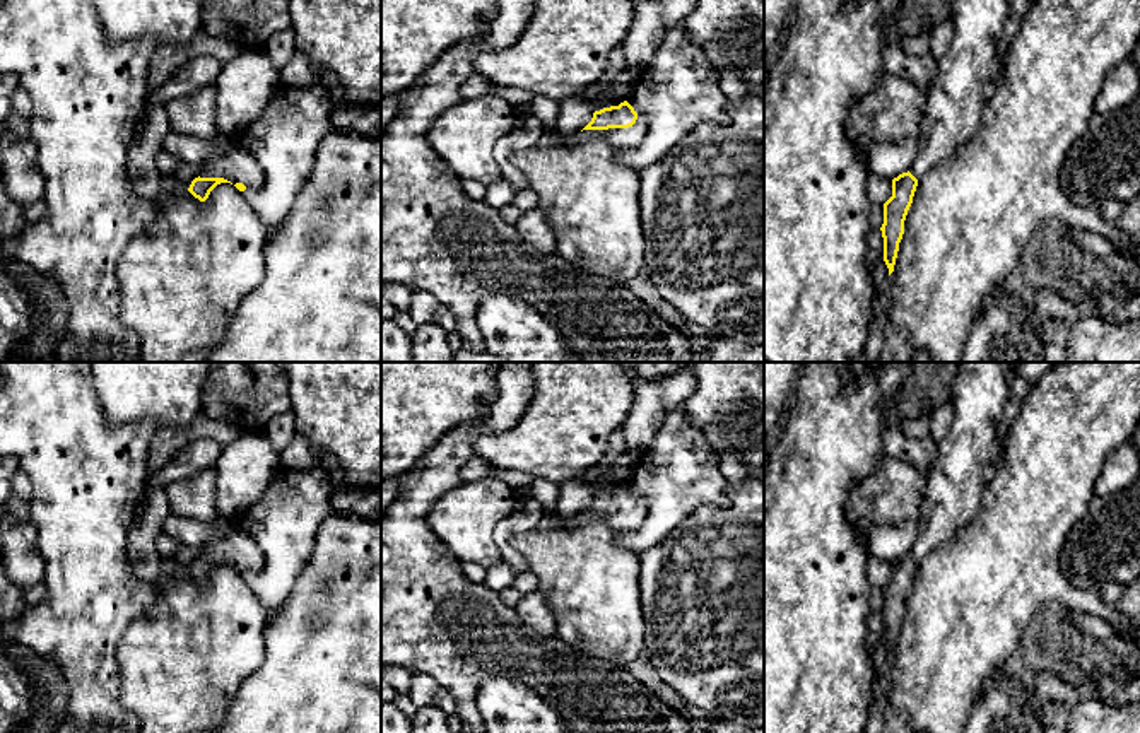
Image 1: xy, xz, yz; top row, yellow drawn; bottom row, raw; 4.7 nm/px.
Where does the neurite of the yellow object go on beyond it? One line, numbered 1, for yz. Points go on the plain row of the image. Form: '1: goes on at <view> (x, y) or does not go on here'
1: goes on at yz (956, 482)

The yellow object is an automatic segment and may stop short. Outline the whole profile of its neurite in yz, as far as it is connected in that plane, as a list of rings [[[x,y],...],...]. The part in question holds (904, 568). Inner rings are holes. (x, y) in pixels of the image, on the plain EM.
[[[961,362],[950,400],[954,420],[947,436],[937,443],[925,506],[916,521],[916,542],[908,555],[892,562],[892,579],[884,586],[880,613],[889,658],[894,654],[918,562],[973,519],[988,484],[983,472],[1002,461],[998,419],[1015,376],[1010,362]]]

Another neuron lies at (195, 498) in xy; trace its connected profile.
[[[214,468],[173,482],[166,487],[171,514],[209,523],[217,516],[217,477]]]

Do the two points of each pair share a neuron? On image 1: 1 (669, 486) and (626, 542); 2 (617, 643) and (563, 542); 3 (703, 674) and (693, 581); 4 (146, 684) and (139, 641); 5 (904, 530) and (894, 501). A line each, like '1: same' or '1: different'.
1: same
2: same
3: same
4: same
5: different

